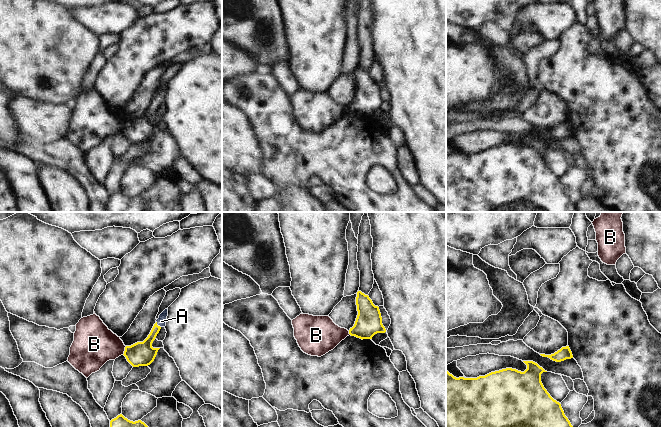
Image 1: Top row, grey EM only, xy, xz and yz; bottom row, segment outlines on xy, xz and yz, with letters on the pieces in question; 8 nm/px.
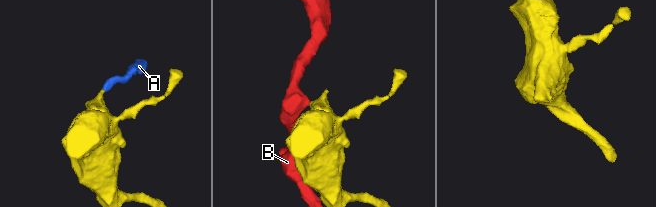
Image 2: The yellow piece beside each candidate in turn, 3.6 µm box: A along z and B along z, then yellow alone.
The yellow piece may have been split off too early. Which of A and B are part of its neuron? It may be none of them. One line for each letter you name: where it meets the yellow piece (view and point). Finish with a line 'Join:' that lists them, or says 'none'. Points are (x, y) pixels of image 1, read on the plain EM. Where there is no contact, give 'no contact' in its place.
A: xy (156, 100)
Join: A

